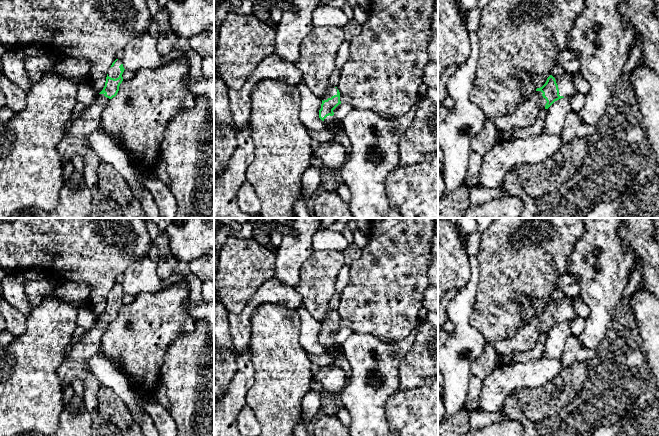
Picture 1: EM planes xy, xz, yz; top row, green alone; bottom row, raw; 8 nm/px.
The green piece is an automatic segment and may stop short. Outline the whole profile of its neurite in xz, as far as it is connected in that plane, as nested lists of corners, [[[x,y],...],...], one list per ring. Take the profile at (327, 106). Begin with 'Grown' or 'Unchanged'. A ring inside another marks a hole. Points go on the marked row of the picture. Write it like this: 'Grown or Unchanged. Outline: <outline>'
Grown. Outline: [[[327,87],[322,98],[321,109],[319,110],[319,118],[326,123],[326,128],[338,132],[343,130],[342,122],[337,121],[333,115],[333,110],[341,104],[340,92],[335,87]]]

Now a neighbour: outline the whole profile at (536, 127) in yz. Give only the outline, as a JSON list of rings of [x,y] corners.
[[[544,108],[531,125],[515,129],[512,133],[512,139],[524,139],[541,134],[546,122],[546,117],[547,109]]]

